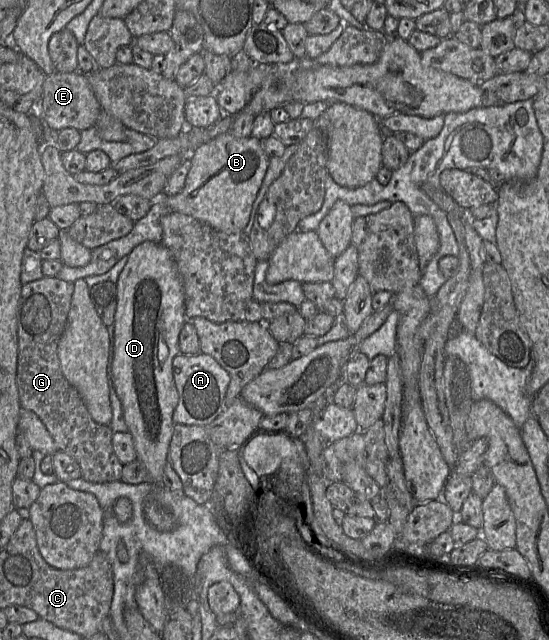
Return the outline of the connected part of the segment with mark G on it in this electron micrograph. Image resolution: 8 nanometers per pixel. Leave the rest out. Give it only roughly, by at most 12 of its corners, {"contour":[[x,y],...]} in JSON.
{"contour":[[74,283],[22,285],[16,382],[58,451],[93,483],[121,480],[57,355]]}

